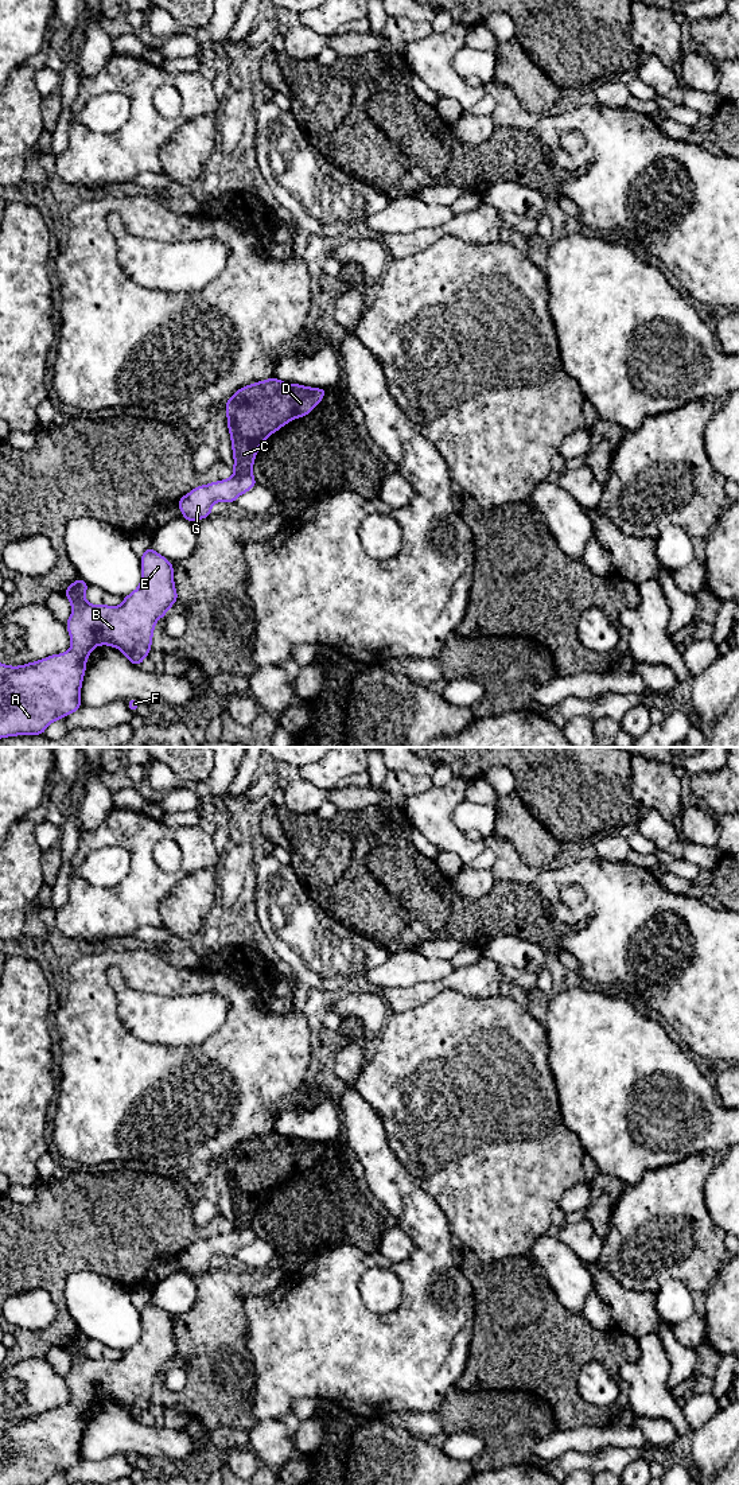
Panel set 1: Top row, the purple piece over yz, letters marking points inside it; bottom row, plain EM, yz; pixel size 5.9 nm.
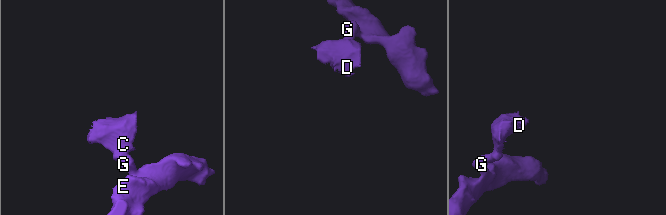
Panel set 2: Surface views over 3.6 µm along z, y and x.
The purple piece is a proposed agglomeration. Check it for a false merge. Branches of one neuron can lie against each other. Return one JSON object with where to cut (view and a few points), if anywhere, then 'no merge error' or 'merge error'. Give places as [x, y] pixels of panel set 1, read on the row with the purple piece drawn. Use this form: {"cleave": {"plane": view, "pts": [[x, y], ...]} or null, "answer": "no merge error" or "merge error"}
{"cleave": {"plane": "yz", "pts": [[234, 473], [251, 474]]}, "answer": "merge error"}

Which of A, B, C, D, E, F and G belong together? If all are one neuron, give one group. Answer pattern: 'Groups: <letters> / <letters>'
Groups: A B E F G / C D

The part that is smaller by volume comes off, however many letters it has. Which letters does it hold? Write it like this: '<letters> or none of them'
C, D

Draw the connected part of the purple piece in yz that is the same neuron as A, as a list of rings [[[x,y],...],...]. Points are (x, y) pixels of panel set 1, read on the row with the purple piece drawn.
[[[151,547],[147,548],[140,561],[141,583],[132,594],[124,596],[121,606],[87,603],[85,592],[89,584],[81,578],[67,586],[65,595],[71,603],[73,613],[66,622],[71,638],[71,648],[66,653],[48,656],[22,666],[0,664],[0,738],[42,735],[50,723],[81,708],[86,658],[94,646],[117,648],[133,665],[140,666],[151,650],[156,621],[163,618],[178,600],[172,563]]]

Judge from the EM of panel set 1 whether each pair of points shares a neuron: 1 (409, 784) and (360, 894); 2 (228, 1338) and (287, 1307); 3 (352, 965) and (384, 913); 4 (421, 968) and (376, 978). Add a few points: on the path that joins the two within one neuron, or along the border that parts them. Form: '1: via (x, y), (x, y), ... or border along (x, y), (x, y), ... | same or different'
1: border along (366, 807), (401, 808) | different
2: border along (248, 1295), (244, 1302), (247, 1347), (253, 1359) | different
3: border along (341, 922), (369, 937), (391, 953) | different
4: via (411, 968), (404, 968), (386, 976) | same

